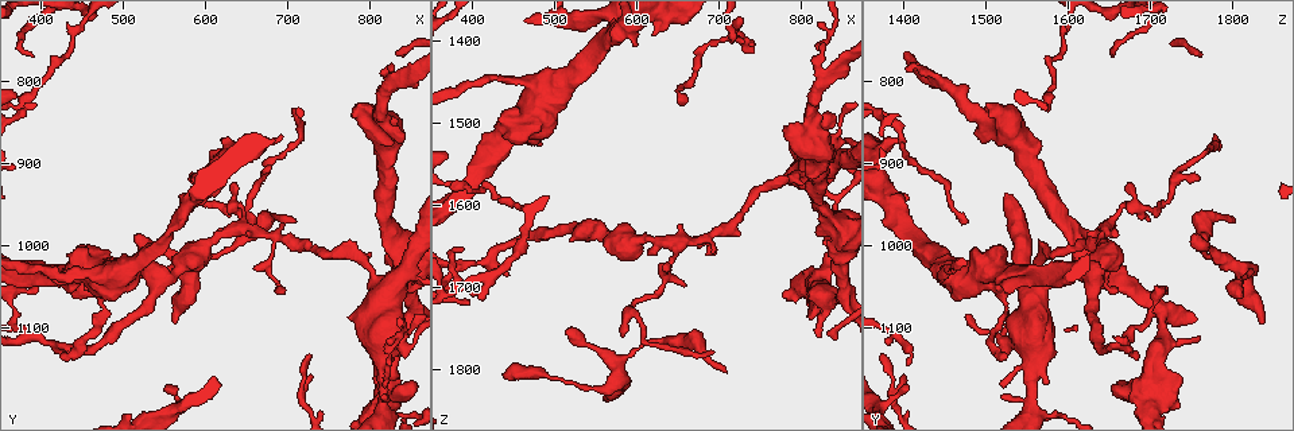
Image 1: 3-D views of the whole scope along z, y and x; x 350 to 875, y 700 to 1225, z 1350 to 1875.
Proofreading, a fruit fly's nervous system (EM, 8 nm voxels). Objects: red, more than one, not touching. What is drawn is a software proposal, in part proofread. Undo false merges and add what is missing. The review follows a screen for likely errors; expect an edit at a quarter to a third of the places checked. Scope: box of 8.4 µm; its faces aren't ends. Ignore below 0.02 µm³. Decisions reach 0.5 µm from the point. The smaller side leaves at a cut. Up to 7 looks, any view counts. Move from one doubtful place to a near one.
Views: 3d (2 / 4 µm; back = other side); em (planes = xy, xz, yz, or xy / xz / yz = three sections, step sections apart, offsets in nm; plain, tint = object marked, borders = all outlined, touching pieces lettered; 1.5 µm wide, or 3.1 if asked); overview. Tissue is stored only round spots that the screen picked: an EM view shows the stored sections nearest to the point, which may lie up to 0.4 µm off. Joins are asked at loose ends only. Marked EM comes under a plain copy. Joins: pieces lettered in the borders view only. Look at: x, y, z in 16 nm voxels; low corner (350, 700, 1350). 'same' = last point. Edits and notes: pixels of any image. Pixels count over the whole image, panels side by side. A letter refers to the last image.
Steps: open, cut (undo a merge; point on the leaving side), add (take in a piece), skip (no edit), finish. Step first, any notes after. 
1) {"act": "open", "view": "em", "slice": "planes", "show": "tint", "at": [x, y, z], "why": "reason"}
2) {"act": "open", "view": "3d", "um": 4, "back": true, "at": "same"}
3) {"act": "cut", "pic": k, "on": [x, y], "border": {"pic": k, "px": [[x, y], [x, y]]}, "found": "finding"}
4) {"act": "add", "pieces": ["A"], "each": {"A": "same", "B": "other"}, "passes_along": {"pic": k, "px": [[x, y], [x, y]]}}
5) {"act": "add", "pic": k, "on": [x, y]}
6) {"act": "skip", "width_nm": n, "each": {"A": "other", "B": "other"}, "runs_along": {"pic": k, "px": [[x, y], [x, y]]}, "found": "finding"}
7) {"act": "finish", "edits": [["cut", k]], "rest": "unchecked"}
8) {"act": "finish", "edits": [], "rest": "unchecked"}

{"act": "open", "view": "em", "slice": "planes", "show": "borders", "at": [510, 990, 1750], "why": "branch stops here"}

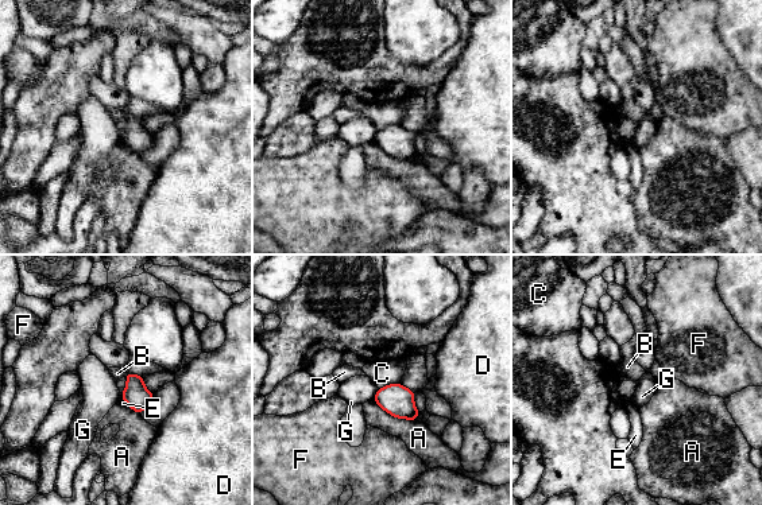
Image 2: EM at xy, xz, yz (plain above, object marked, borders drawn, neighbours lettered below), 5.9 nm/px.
{"act": "skip", "each": {"A": "other", "B": "other", "C": "other", "D": "other", "E": "other", "F": "other", "G": "other"}, "found": "no lettered piece goes on from it"}

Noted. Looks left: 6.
{"act": "open", "view": "3d", "um": 4, "at": [645, 975, 1645], "why": "three arms meet"}

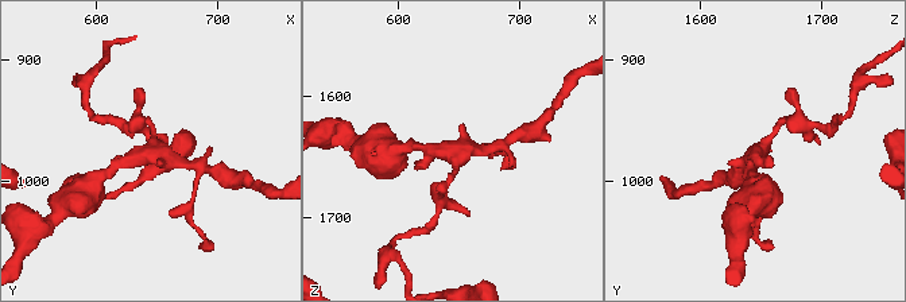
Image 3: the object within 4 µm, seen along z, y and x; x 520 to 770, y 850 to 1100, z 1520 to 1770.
{"act": "open", "view": "em", "slice": "planes", "show": "borders", "at": [642, 976, 1646], "arms": 3, "why": "need the tissue"}

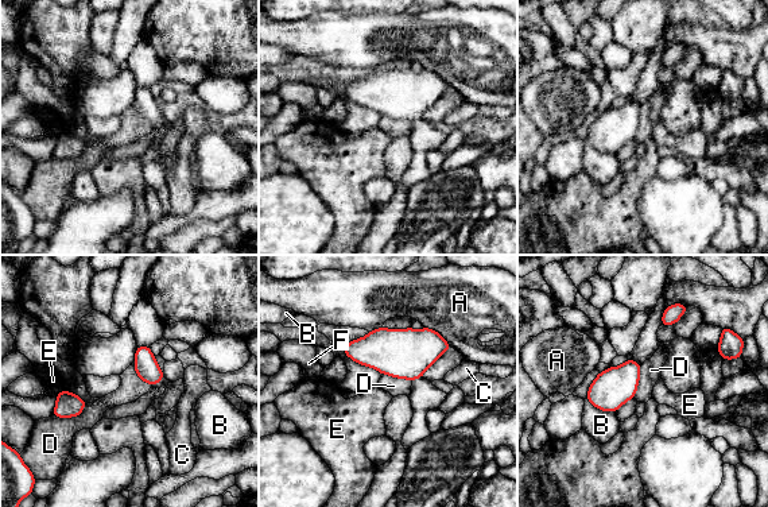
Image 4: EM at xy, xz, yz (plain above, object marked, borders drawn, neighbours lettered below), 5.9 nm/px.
{"act": "skip", "each": {"A": "other", "B": "other", "C": "other", "D": "other", "E": "other", "F": "other"}, "border": {"pic": 4, "px": [[381, 325], [368, 332]]}, "found": "continuous, no second neuron"}

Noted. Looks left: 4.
{"act": "open", "view": "em", "slice": "yz", "step": 4, "show": "borders", "at": [620, 875, 1390], "why": "an open end"}

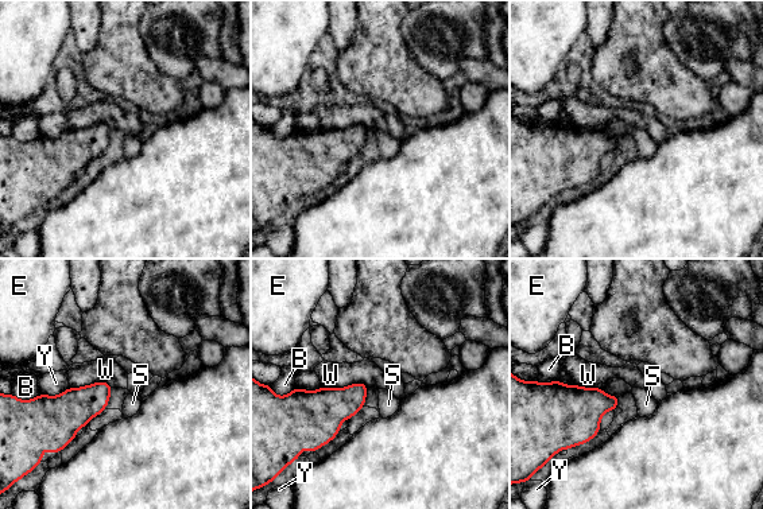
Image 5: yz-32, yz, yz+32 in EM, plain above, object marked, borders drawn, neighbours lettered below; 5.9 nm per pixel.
{"act": "open", "view": "em", "slice": "xz", "step": 4, "show": "borders", "at": "same"}

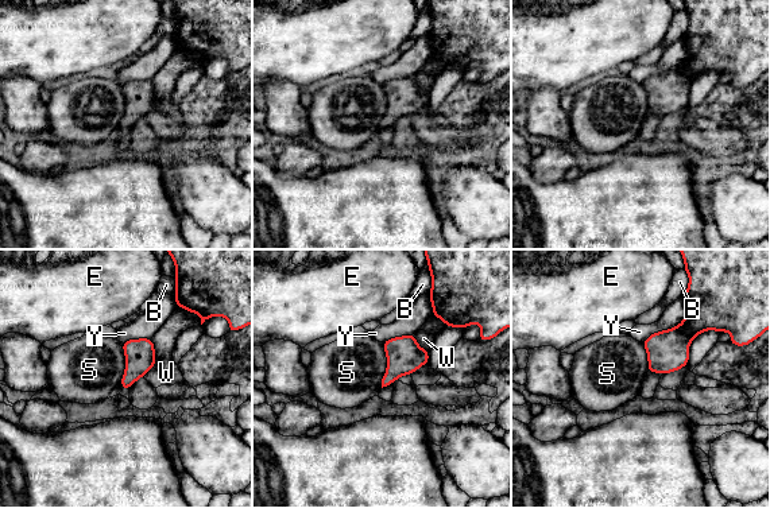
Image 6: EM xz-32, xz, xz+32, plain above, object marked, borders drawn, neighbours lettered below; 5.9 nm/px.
{"act": "skip", "each": {"B": "other", "E": "other", "S": "other", "W": "other", "Y": "other"}, "border": {"pic": 6, "px": [[120, 342], [124, 351], [122, 390]]}, "found": "no lettered piece goes on from it"}

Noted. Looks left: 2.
{"act": "finish", "edits": [], "rest": "unchecked"}

